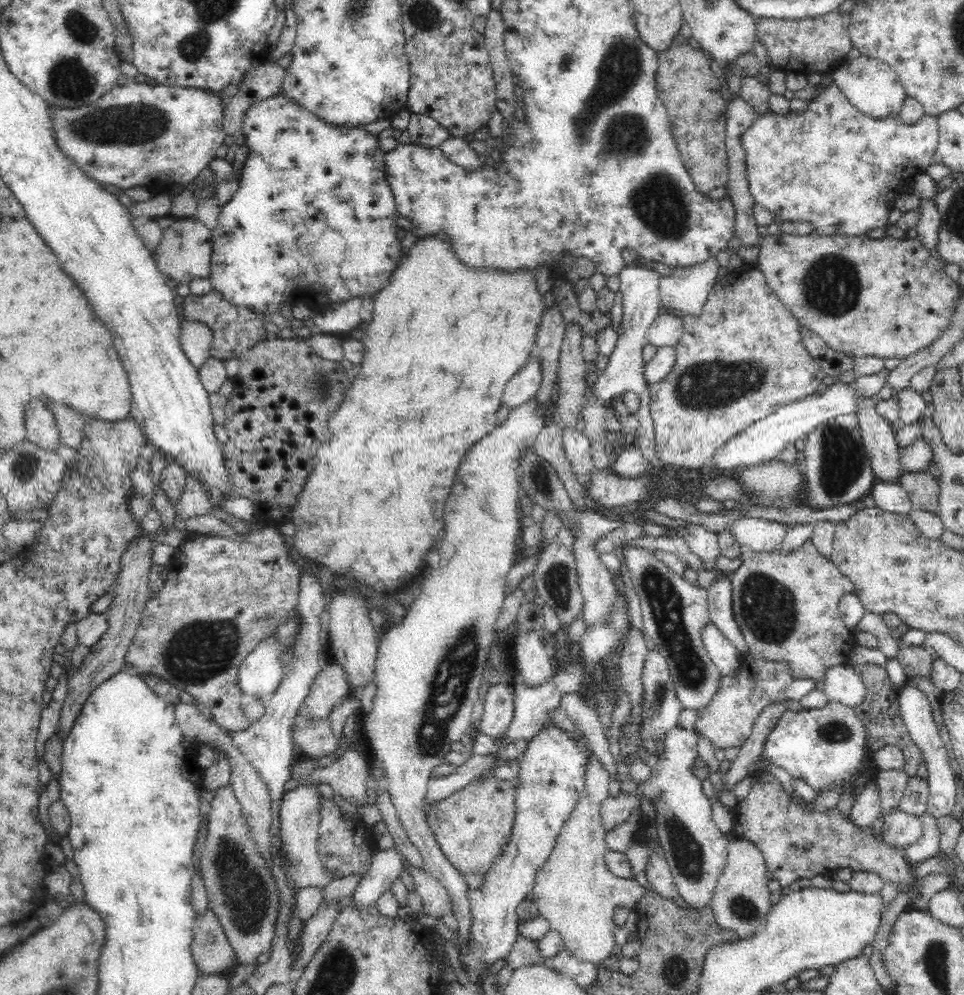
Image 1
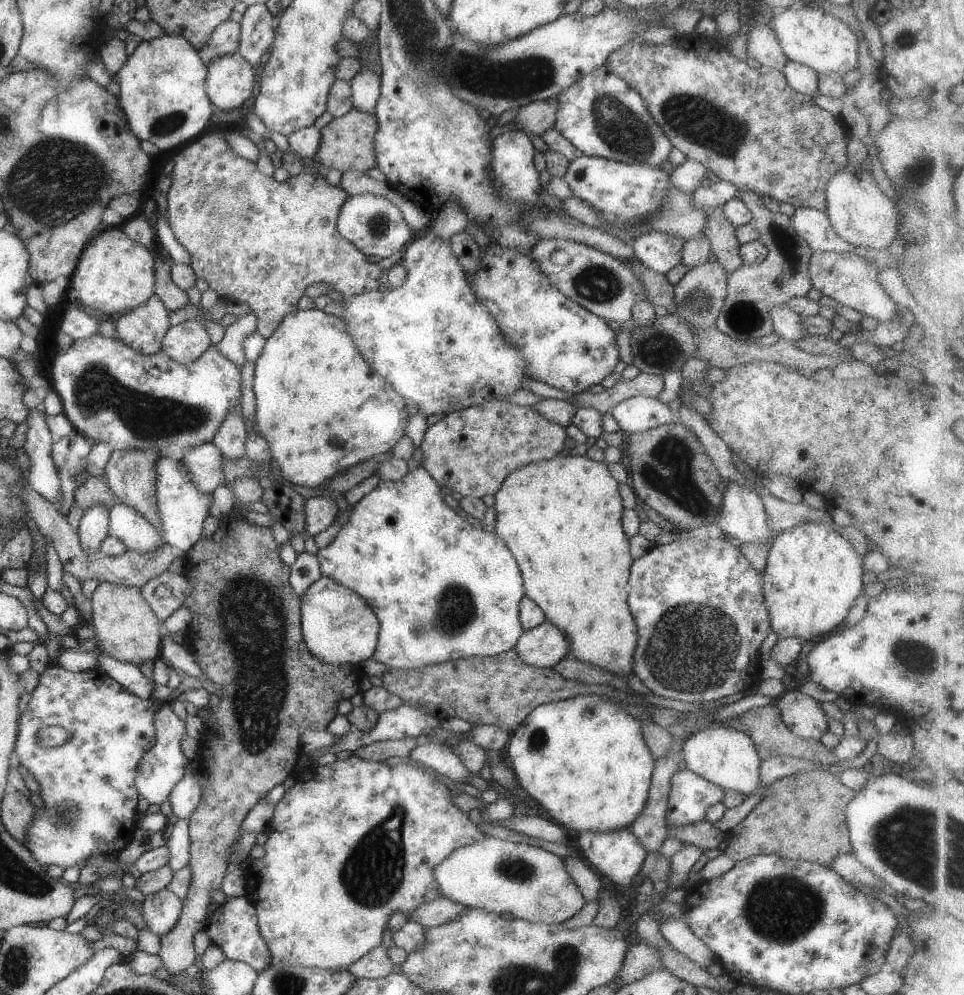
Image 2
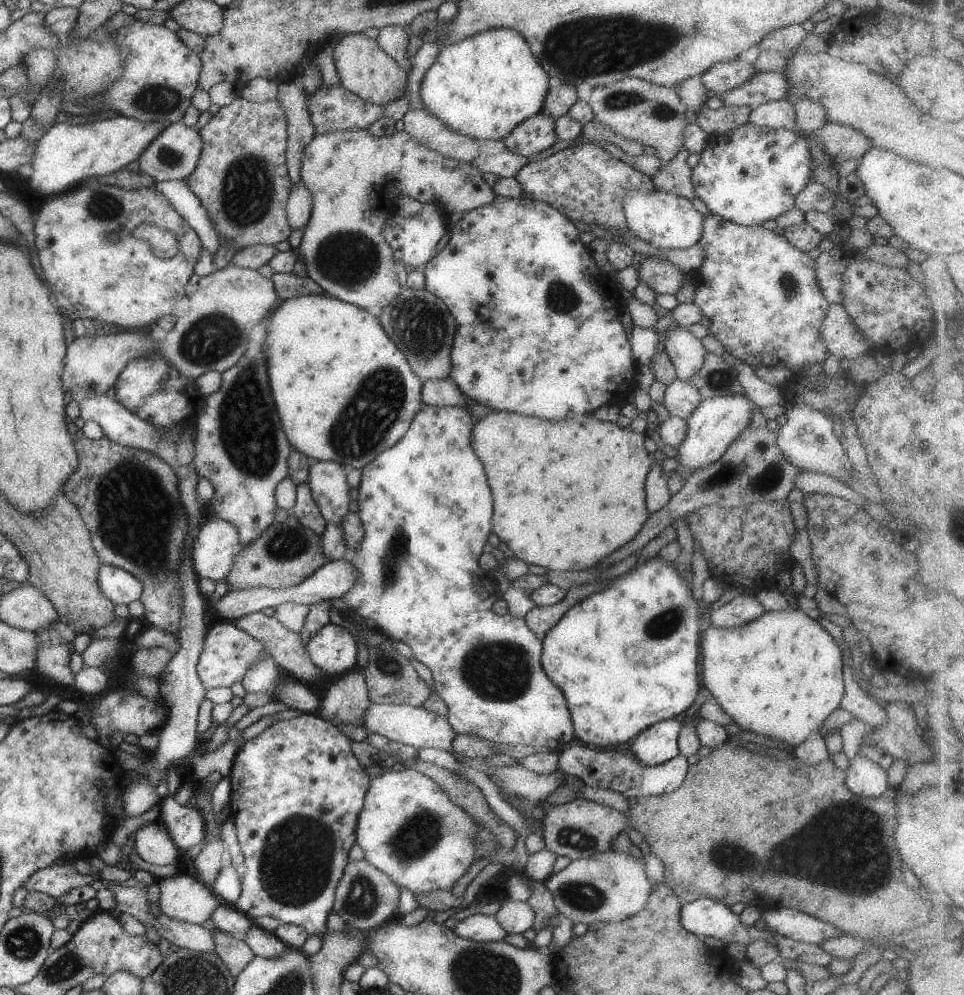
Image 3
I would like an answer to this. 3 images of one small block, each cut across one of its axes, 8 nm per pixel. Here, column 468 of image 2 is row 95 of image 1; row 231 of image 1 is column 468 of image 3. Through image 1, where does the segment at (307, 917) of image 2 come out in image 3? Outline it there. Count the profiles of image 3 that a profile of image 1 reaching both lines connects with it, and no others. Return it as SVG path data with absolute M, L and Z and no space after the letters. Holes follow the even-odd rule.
M411 766L397 772L391 769L369 779L355 825L355 843L361 848L365 862L387 874L395 886L407 888L413 895L452 888L471 862L477 859L478 848L477 829L472 817L451 803L436 780L426 776L424 769Z

